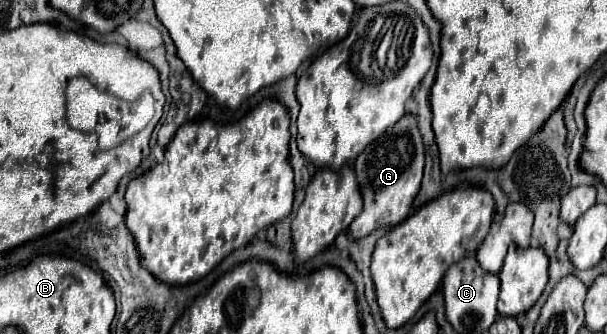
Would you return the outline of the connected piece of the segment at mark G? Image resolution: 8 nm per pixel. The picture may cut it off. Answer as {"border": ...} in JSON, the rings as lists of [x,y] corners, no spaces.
{"border":[[[413,115],[401,117],[357,157],[355,173],[365,205],[361,215],[355,217],[355,221],[349,225],[349,233],[353,239],[367,237],[371,231],[379,227],[395,227],[403,219],[407,219],[411,203],[421,187],[423,163],[425,149],[417,127],[417,119]]]}

